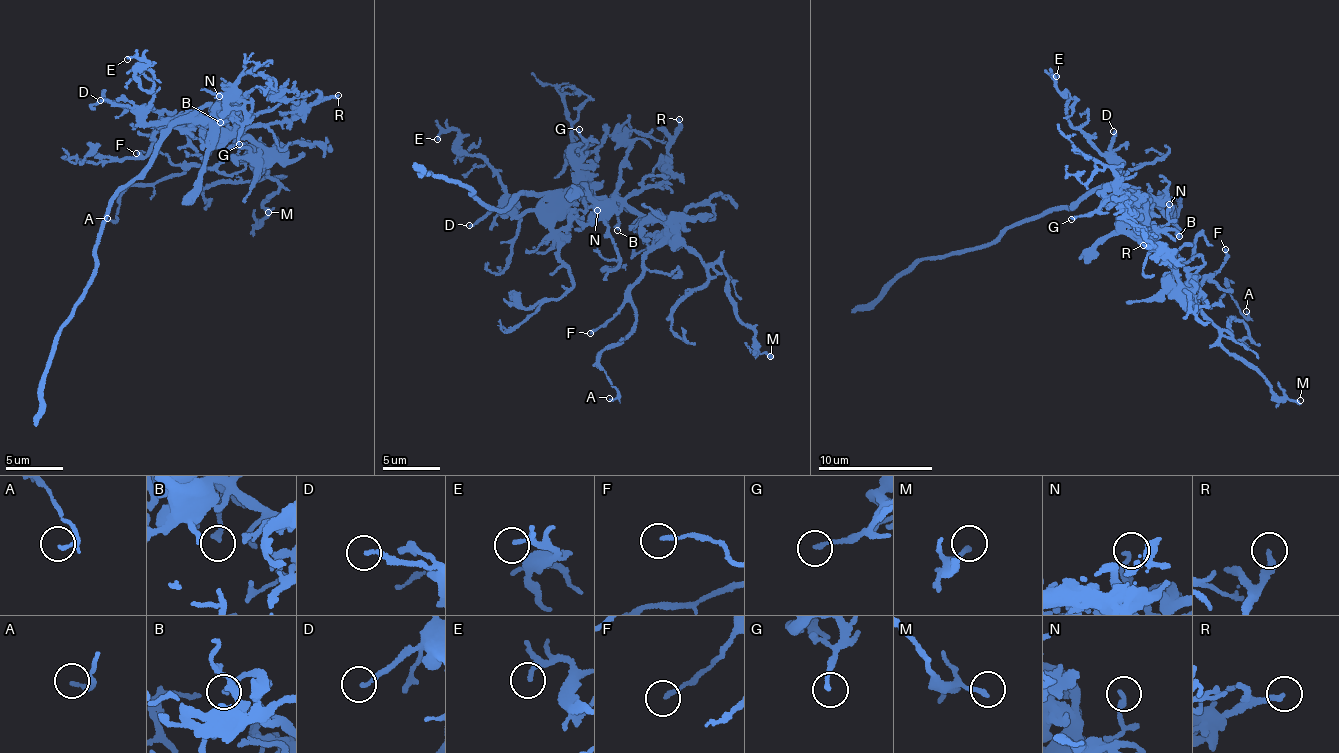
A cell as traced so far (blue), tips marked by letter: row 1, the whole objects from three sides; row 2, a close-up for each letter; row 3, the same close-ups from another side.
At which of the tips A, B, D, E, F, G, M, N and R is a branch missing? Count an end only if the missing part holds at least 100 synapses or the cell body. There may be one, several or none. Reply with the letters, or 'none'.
none

